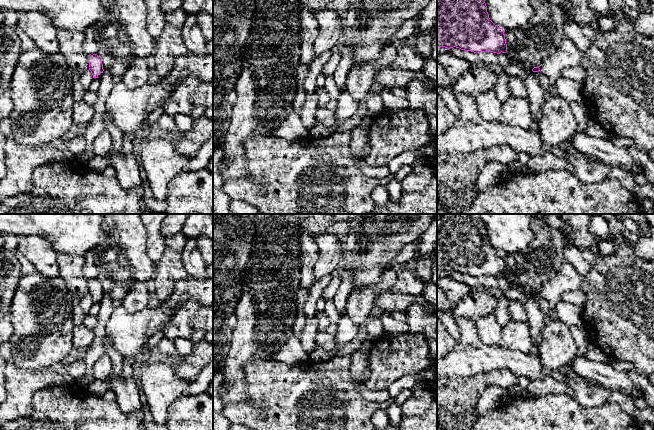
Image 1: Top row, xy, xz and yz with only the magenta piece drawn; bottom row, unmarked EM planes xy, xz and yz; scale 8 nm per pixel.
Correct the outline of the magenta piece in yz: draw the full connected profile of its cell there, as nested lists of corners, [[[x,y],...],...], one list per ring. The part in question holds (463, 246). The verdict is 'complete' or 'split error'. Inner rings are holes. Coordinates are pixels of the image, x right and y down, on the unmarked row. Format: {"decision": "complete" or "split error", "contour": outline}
{"decision": "complete", "contour": [[[437,214],[437,271],[506,277],[504,256],[490,244],[479,214]]]}

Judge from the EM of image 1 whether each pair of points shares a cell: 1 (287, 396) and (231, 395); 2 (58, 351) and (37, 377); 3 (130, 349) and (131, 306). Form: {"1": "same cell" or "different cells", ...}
{"1": "different cells", "2": "different cells", "3": "different cells"}

